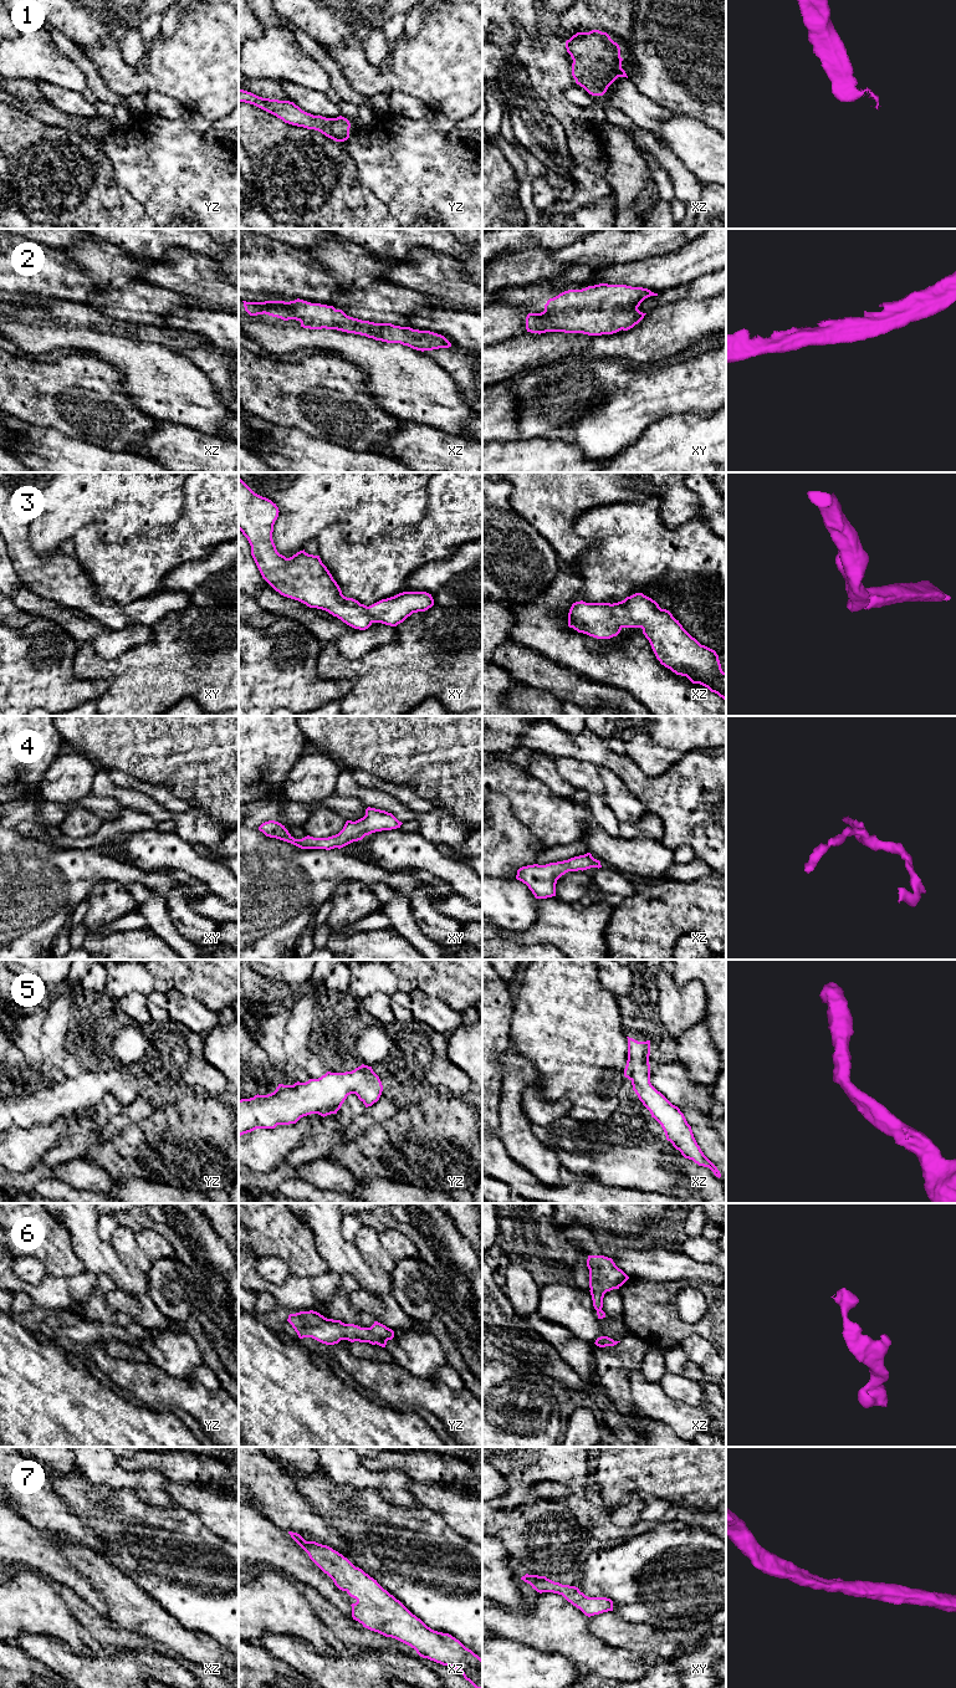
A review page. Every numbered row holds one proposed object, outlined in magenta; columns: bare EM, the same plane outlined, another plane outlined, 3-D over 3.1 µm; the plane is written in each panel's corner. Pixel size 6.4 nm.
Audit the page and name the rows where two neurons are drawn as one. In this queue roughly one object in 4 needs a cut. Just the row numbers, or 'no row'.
no row

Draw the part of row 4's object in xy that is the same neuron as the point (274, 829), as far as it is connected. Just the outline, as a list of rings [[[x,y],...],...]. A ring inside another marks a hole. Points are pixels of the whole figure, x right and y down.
[[[368,807],[365,815],[356,822],[347,820],[343,829],[328,838],[305,837],[295,839],[288,830],[278,822],[269,820],[259,827],[266,837],[276,838],[291,843],[301,849],[326,849],[343,848],[353,842],[362,840],[365,835],[375,832],[400,828],[399,822],[392,813]]]

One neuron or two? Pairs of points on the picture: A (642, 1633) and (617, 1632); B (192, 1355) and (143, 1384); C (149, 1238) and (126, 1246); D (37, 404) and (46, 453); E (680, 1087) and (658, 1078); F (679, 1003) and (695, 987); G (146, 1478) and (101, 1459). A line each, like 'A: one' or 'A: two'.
A: one
B: two
C: two
D: two
E: one
F: one
G: one

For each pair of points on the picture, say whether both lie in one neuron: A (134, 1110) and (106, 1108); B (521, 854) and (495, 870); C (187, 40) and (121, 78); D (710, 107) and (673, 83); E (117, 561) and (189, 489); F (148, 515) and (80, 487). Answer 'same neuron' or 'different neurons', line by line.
A: different neurons
B: same neuron
C: same neuron
D: same neuron
E: same neuron
F: same neuron

